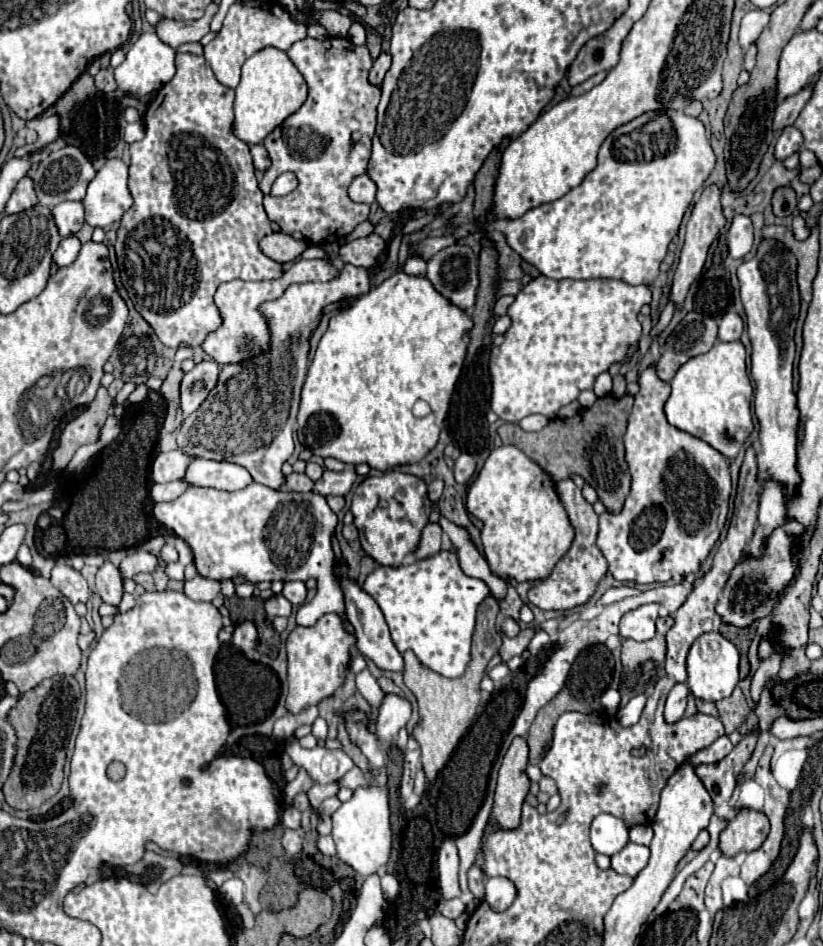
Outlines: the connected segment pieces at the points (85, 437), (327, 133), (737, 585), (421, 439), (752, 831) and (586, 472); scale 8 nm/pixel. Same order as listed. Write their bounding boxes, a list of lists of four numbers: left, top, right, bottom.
[[51,386,112,475],[259,37,381,243],[717,523,803,627],[297,271,473,469],[719,809,769,857],[497,393,633,513]]

